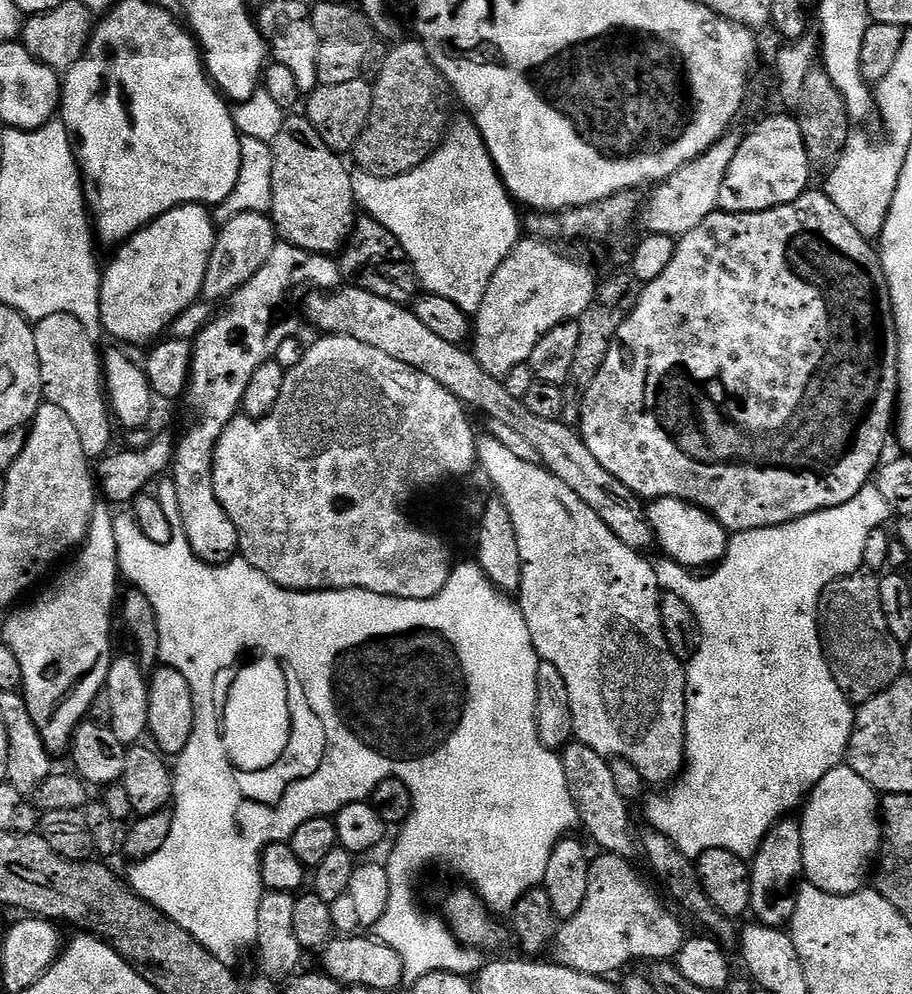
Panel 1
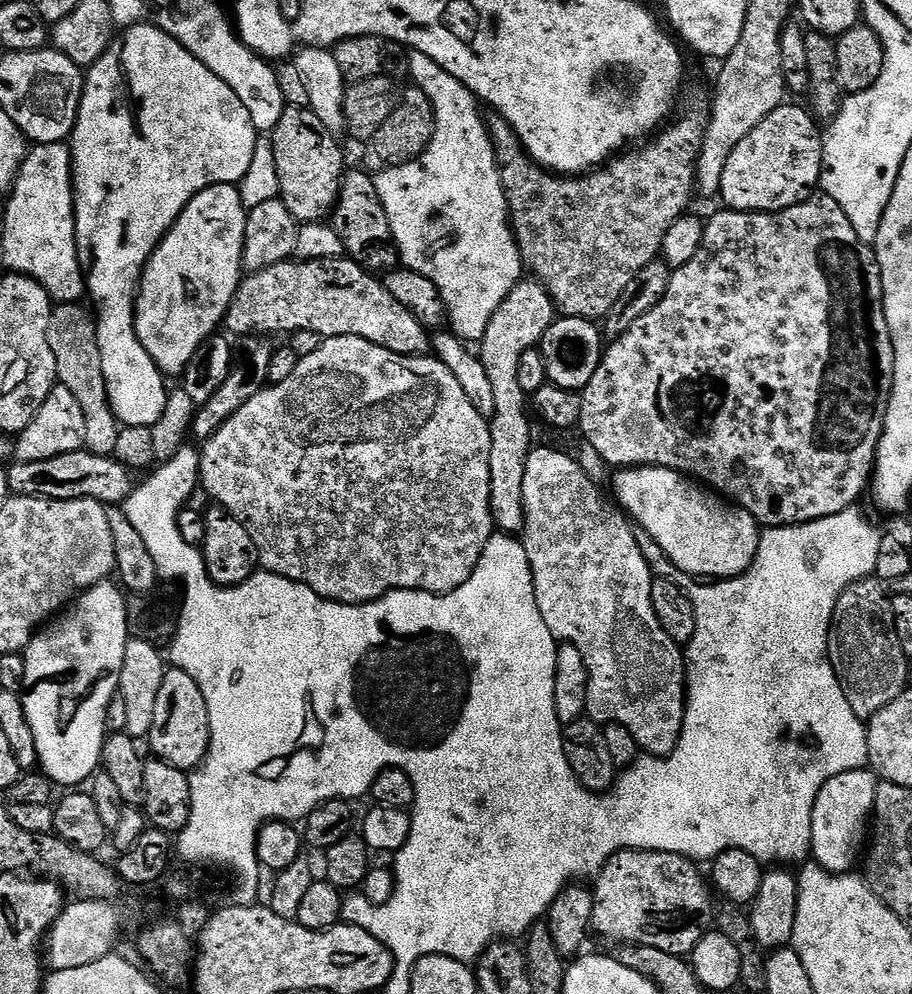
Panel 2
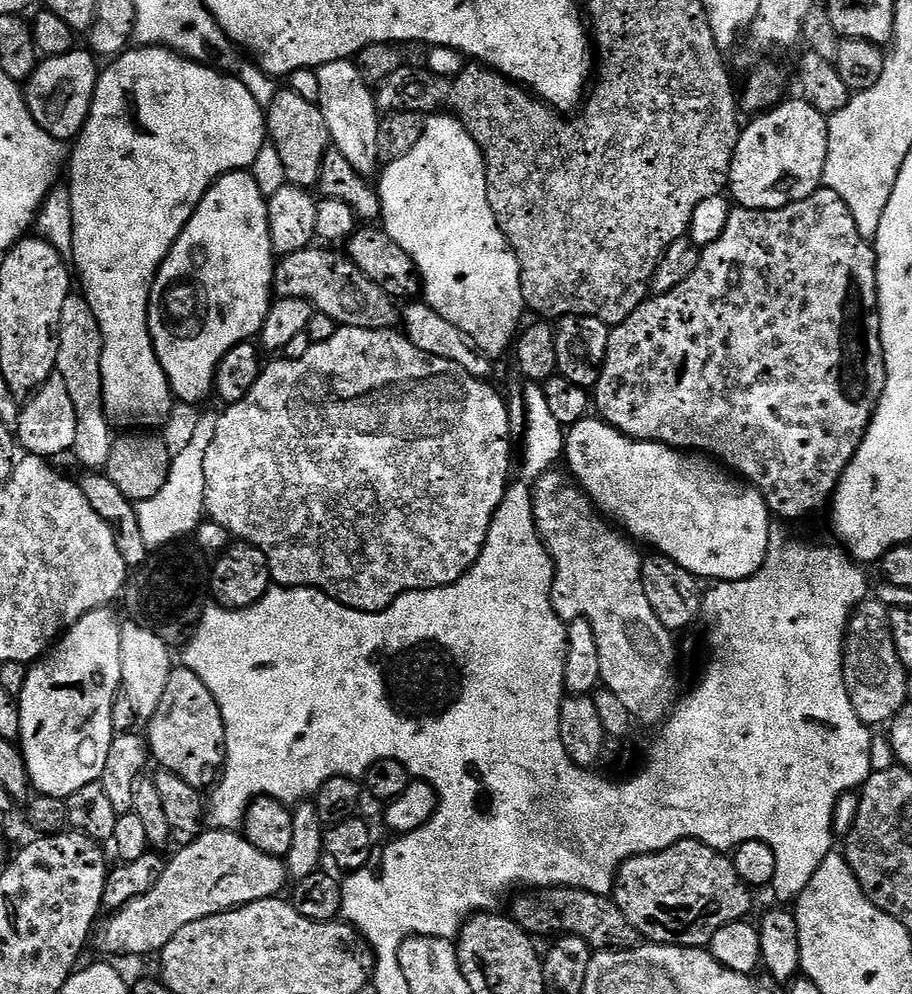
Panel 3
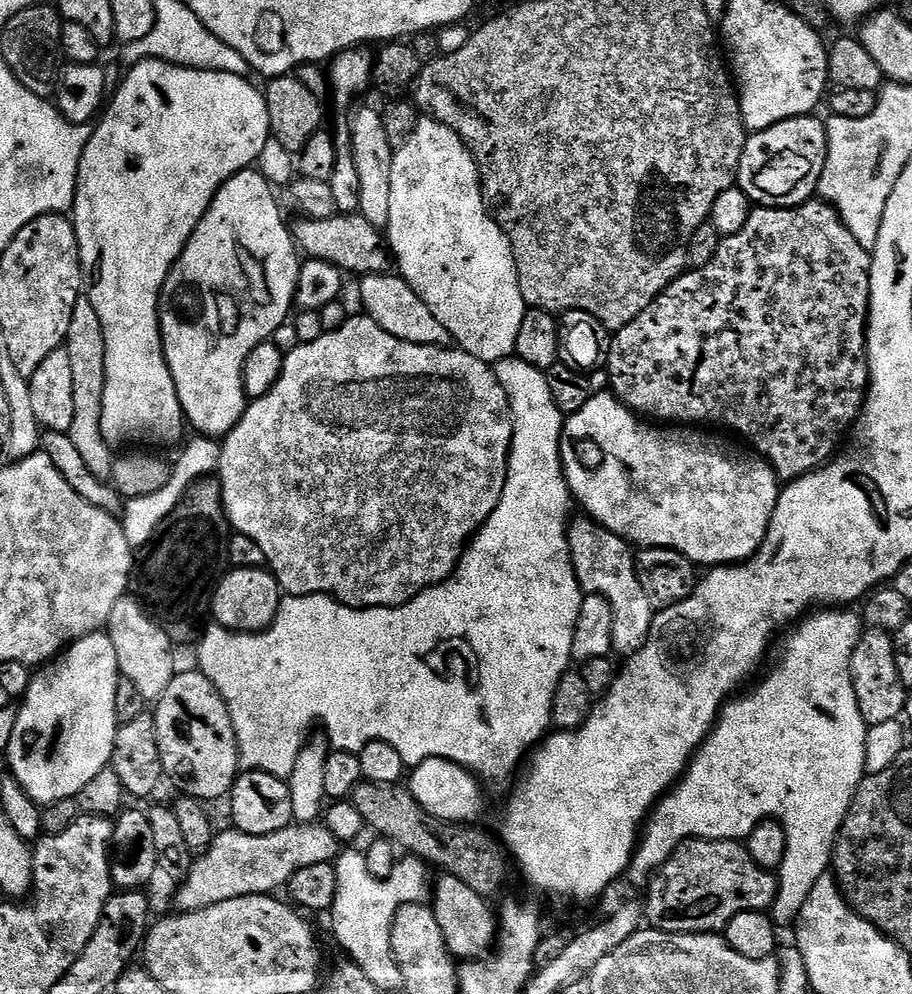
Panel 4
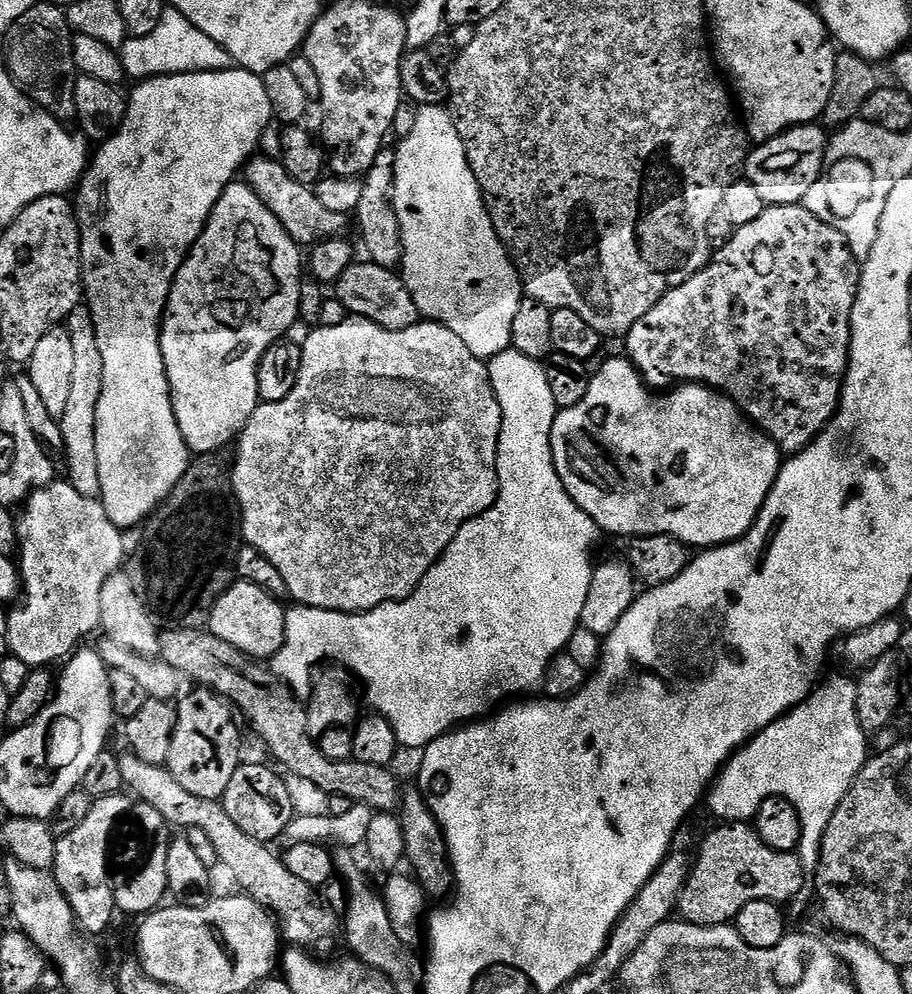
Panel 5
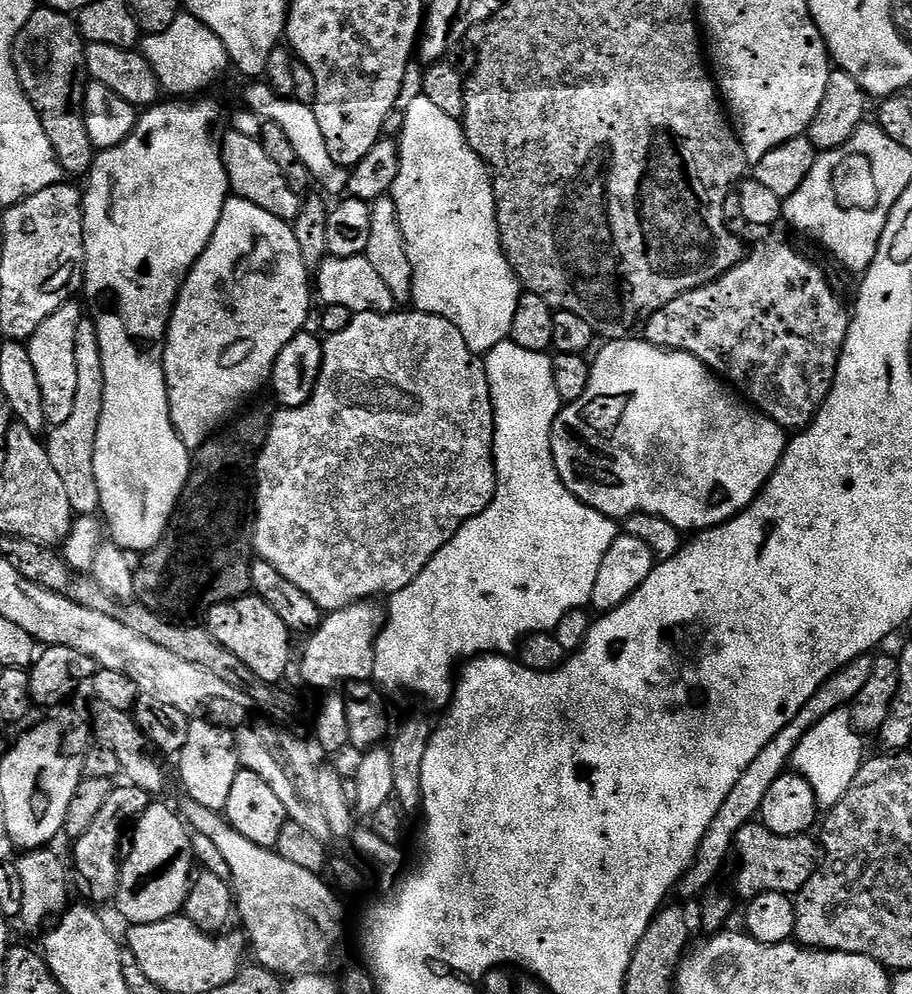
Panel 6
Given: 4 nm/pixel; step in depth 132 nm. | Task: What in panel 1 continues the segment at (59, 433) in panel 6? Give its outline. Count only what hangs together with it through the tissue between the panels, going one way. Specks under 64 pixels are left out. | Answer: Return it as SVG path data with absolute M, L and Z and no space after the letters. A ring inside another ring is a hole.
M52 314L50 318L42 318L35 321L34 327L36 329L35 341L38 342L38 362L42 366L42 382L44 383L44 400L49 404L58 406L59 409L70 417L70 420L74 422L74 426L78 429L78 438L82 438L82 450L86 450L86 454L90 458L100 458L105 455L113 447L112 444L112 424L114 428L114 420L110 415L110 405L106 399L106 385L104 377L102 375L102 352L99 352L97 341L90 338L90 334L82 326L82 322L78 322L78 318L74 318L70 314Z

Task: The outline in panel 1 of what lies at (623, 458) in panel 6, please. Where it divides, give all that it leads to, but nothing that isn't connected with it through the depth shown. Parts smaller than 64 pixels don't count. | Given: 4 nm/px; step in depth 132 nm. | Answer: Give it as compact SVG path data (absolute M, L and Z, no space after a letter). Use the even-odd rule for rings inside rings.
M662 498L651 501L647 509L655 543L664 547L663 555L667 559L676 560L689 570L704 570L724 559L730 533L703 508L697 508L695 504L687 504L678 498Z

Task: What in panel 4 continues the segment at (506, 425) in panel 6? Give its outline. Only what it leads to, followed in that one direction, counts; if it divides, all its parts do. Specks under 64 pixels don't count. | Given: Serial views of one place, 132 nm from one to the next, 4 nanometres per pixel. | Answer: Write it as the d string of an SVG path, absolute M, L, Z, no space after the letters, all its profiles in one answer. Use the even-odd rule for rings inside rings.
M515 358L500 360L494 366L496 369L496 377L498 382L502 382L502 386L506 390L506 394L510 398L510 406L512 407L512 449L508 455L508 477L506 478L506 486L502 490L502 498L498 502L498 506L494 510L494 514L490 514L490 518L486 518L484 525L476 531L470 543L465 547L460 554L460 567L452 573L448 579L441 584L435 584L433 588L427 588L426 591L420 592L413 600L408 600L405 604L400 604L396 608L351 608L345 604L339 604L332 596L289 596L285 595L280 602L280 609L274 618L274 622L265 632L230 632L227 628L212 626L212 629L205 631L199 637L198 649L200 648L200 664L199 671L203 672L206 678L210 678L210 682L219 690L220 696L226 702L228 713L232 719L232 725L236 731L236 744L240 747L240 767L244 770L259 770L266 774L274 774L281 778L286 778L294 770L294 762L298 758L298 754L303 750L305 744L310 739L310 733L313 731L312 723L315 720L320 720L323 735L327 736L329 745L337 752L355 752L359 753L360 749L364 748L372 740L381 740L382 742L390 742L390 746L394 746L394 750L398 750L398 754L402 754L402 762L405 766L415 766L426 762L430 758L442 758L443 760L452 760L458 766L467 768L469 772L475 774L481 781L487 780L508 780L516 771L521 771L522 765L525 763L526 757L539 745L540 741L545 736L549 735L550 725L552 724L552 703L554 702L554 690L558 690L558 682L564 677L565 672L569 671L570 665L573 663L572 647L574 646L574 630L578 622L578 614L580 613L580 601L582 599L582 589L576 571L572 565L570 558L570 546L568 545L568 525L570 523L570 515L568 511L574 508L574 497L568 490L568 480L564 477L564 464L560 461L560 436L564 433L565 413L558 410L558 406L554 406L554 397L550 395L550 386L548 385L548 377L541 369L530 366L530 362L522 362Z

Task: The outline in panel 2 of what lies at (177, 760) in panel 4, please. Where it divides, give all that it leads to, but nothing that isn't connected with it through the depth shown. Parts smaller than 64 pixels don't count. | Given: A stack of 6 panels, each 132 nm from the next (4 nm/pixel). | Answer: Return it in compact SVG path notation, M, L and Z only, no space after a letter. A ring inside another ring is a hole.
M172 666L162 678L162 690L158 690L158 702L154 706L154 726L146 744L152 747L151 755L165 760L178 770L191 773L203 764L210 746L210 714L206 710L206 698L198 690L198 682L181 668Z

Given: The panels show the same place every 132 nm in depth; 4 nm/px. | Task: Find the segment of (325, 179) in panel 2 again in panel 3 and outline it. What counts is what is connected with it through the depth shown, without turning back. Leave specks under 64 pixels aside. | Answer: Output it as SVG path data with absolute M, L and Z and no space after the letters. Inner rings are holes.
M291 90L277 91L274 102L270 102L266 110L266 136L282 158L287 183L299 188L315 189L320 182L322 158L330 146L326 118L322 118L319 103L306 102Z

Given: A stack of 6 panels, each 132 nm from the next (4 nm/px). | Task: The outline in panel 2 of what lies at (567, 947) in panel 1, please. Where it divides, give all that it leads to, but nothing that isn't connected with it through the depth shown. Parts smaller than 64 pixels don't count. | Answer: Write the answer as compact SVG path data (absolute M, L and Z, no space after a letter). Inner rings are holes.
M625 848L615 852L594 880L592 932L611 942L641 944L687 957L714 924L713 889L693 861L673 852Z

